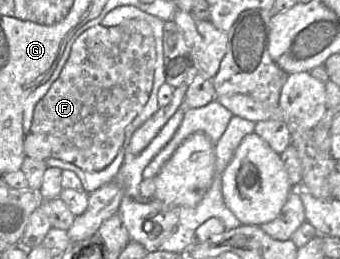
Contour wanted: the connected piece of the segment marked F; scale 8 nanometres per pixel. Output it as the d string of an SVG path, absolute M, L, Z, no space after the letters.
M129 19L111 27L98 24L85 30L73 44L59 77L34 108L32 124L24 140L25 155L36 160L61 159L87 172L98 172L109 166L123 144L126 127L149 99L155 62L156 43L145 20Z

